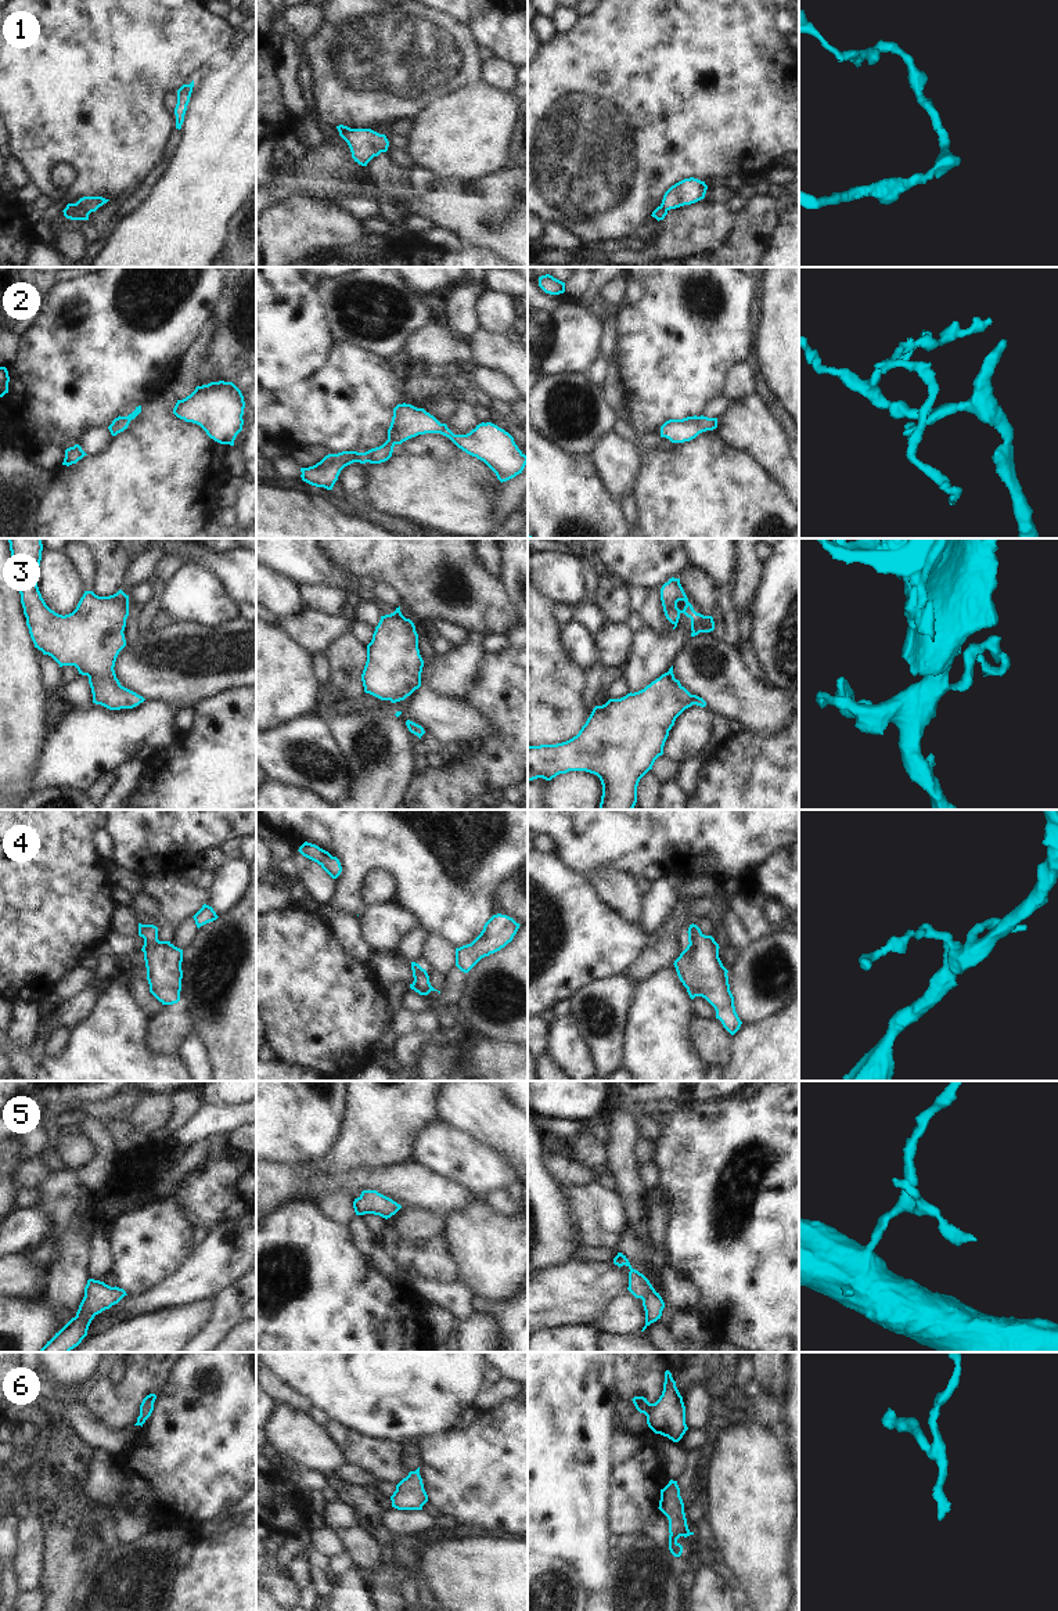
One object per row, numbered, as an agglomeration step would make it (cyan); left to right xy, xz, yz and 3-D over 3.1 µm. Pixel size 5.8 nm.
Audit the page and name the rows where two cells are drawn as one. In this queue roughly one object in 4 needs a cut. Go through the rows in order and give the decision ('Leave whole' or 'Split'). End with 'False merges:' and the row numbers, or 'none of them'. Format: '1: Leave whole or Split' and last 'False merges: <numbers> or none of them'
1: Split
2: Leave whole
3: Leave whole
4: Leave whole
5: Leave whole
6: Leave whole
False merges: 1

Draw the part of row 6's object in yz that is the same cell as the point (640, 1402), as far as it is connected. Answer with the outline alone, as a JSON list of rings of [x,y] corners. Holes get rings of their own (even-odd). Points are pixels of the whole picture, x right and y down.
[[[669,1370],[665,1372],[663,1391],[655,1403],[649,1403],[644,1396],[634,1396],[631,1401],[636,1409],[647,1416],[647,1424],[655,1434],[679,1442],[688,1430],[683,1396]]]

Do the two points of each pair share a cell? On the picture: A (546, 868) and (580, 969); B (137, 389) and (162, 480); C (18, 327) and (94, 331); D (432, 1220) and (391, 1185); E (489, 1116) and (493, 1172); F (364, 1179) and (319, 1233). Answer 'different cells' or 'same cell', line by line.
A: same cell
B: different cells
C: different cells
D: different cells
E: different cells
F: different cells

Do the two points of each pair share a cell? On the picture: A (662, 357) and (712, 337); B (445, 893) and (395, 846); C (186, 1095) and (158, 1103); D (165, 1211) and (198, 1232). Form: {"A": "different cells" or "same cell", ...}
{"A": "same cell", "B": "same cell", "C": "different cells", "D": "different cells"}

